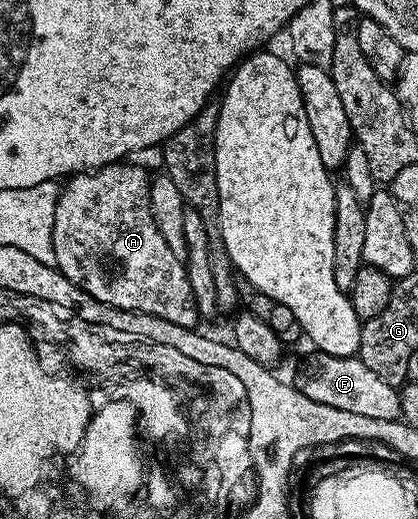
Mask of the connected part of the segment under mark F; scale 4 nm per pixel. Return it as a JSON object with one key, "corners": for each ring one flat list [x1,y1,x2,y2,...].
{"corners":[[315,351,300,366,301,371,292,380,293,387,311,401,328,408,346,410,352,416,375,418,384,423,401,419,399,389,382,381,358,356,336,356]]}

